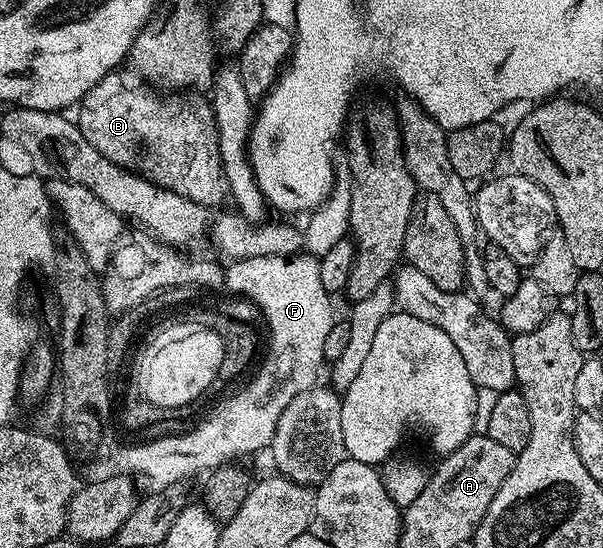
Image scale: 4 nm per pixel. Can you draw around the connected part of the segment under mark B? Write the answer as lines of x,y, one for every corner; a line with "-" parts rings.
110,71
84,95
80,103
80,118
76,123
80,133
87,138
100,154
112,163
129,166
142,143
148,145
148,167
144,169
147,178
158,187
168,188
188,196
197,204
216,207
226,195
225,179
222,176
222,158
219,151
219,129
216,128
215,111
209,98
198,91
180,91
162,95
147,80
134,71
120,73

